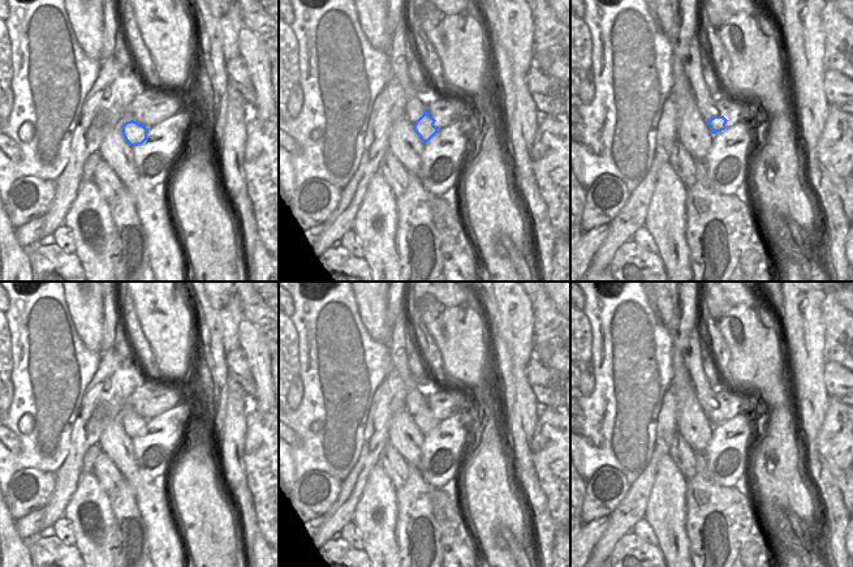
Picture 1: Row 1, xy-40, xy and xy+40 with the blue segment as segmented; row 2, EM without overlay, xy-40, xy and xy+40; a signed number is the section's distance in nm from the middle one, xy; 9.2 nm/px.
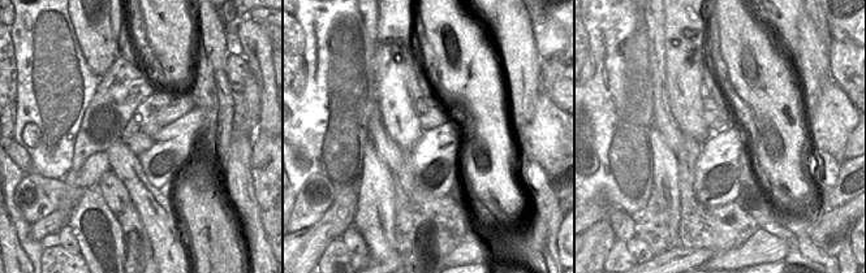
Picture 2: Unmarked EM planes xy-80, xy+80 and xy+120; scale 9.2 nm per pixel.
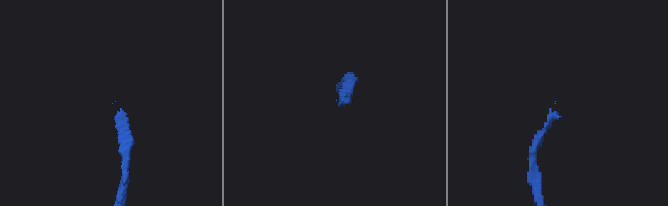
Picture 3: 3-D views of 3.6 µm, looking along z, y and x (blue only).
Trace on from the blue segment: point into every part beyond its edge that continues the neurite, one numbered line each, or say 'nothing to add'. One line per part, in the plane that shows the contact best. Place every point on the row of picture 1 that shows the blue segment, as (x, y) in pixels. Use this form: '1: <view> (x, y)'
1: xy (400, 69)

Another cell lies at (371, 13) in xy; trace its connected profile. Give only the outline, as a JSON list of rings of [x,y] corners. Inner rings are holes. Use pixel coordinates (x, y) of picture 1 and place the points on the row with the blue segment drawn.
[[[354,0],[362,31],[370,44],[383,52],[388,52],[392,35],[387,29],[388,0]]]

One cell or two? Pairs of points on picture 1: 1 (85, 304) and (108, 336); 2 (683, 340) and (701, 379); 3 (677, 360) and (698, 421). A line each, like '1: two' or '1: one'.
1: two
2: two
3: one

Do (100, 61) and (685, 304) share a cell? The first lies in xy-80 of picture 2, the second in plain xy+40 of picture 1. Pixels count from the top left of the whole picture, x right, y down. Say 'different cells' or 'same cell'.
different cells

